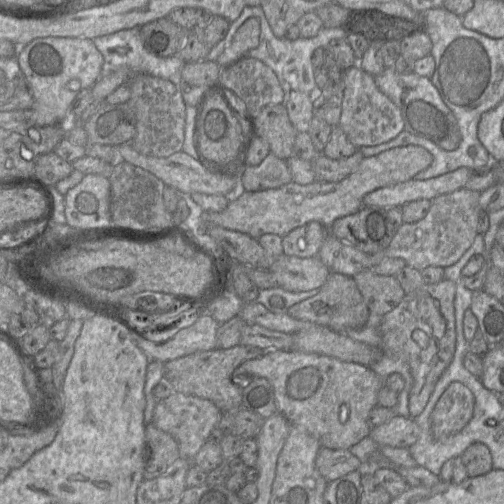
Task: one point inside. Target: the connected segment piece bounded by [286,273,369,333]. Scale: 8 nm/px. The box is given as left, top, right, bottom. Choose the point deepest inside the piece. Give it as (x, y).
(338, 305)

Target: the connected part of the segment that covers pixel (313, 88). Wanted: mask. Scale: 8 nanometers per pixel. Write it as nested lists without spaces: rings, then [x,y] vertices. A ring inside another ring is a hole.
[[[246,6],[242,10],[240,16],[234,22],[230,23],[230,28],[226,37],[210,49],[207,60],[216,62],[219,55],[231,44],[236,32],[242,24],[252,17],[257,18],[260,22],[259,45],[255,49],[248,51],[245,54],[245,57],[260,60],[269,66],[277,75],[280,85],[285,93],[289,94],[291,91],[295,90],[314,96],[319,88],[315,82],[315,69],[312,64],[312,53],[318,47],[327,47],[331,40],[345,39],[348,35],[347,30],[344,27],[323,27],[316,36],[311,38],[299,37],[296,40],[289,40],[285,37],[278,38],[273,34],[261,6]]]

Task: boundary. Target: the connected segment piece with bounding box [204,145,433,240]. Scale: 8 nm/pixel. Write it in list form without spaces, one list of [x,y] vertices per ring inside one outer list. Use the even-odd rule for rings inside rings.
[[[421,146],[394,147],[375,156],[364,157],[358,167],[339,182],[315,181],[300,185],[292,181],[275,189],[244,191],[239,196],[229,198],[225,210],[204,213],[204,223],[238,231],[257,240],[264,234],[283,237],[309,222],[318,222],[329,228],[336,219],[359,211],[363,207],[363,198],[368,193],[413,179],[416,174],[428,168],[432,161],[432,154]]]

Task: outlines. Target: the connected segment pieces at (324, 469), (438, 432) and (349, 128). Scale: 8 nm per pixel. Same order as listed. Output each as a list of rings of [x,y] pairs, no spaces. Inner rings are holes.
[[[321,448],[316,456],[315,466],[328,483],[353,471],[365,469],[361,461],[347,449]]]
[[[453,382],[436,403],[430,426],[435,440],[445,440],[460,432],[471,420],[475,397],[461,382]]]
[[[355,65],[344,71],[344,92],[339,126],[357,148],[379,145],[395,138],[404,130],[399,107],[377,87],[374,77]]]

